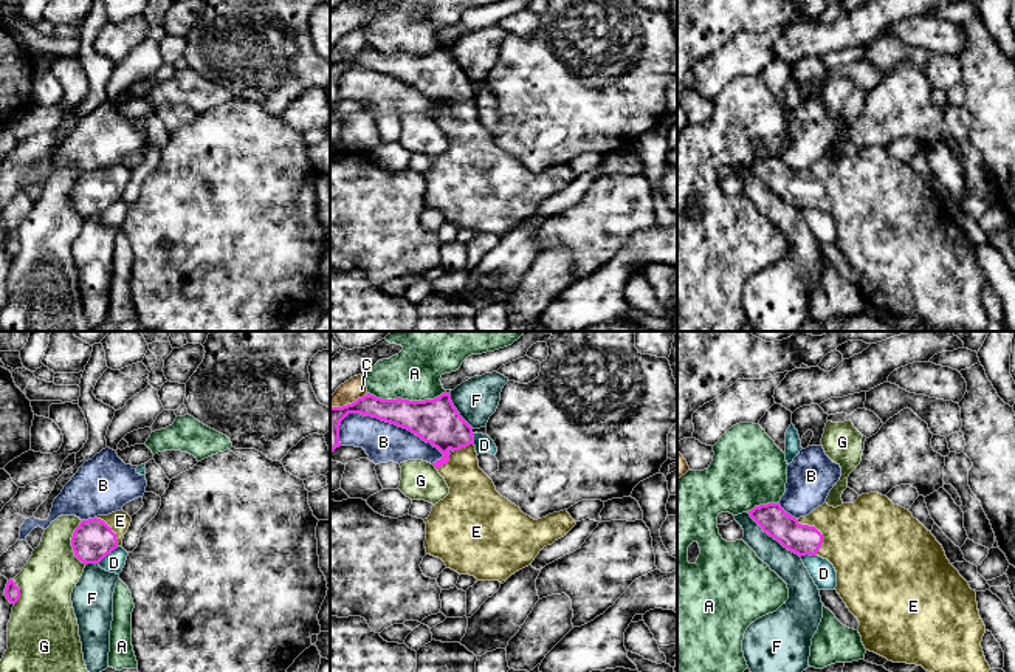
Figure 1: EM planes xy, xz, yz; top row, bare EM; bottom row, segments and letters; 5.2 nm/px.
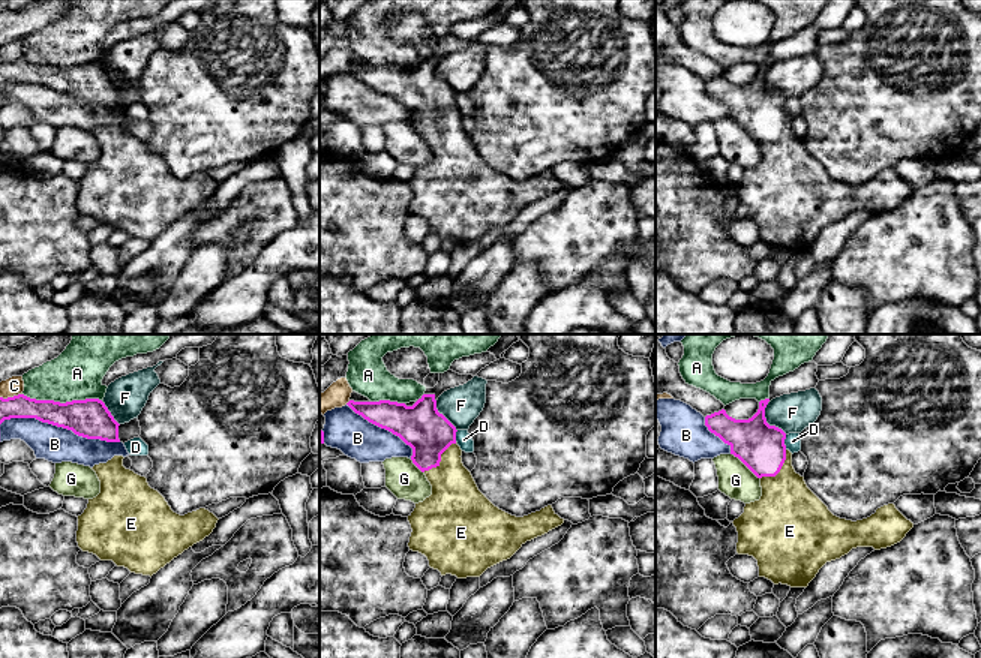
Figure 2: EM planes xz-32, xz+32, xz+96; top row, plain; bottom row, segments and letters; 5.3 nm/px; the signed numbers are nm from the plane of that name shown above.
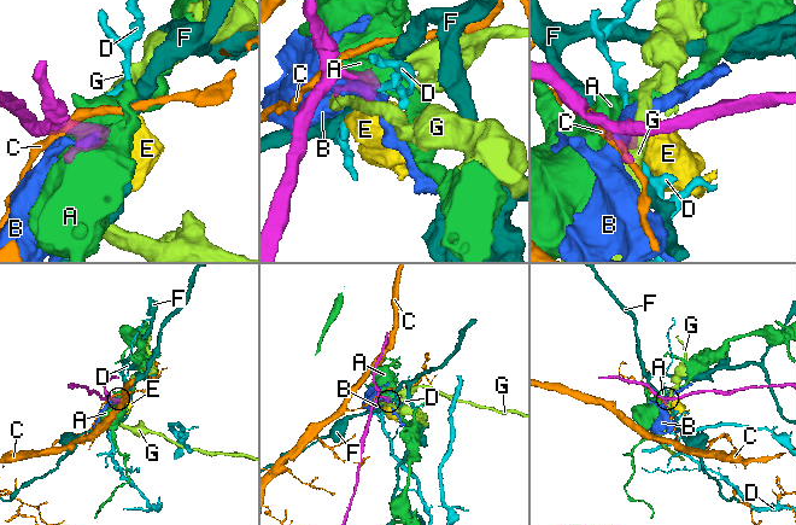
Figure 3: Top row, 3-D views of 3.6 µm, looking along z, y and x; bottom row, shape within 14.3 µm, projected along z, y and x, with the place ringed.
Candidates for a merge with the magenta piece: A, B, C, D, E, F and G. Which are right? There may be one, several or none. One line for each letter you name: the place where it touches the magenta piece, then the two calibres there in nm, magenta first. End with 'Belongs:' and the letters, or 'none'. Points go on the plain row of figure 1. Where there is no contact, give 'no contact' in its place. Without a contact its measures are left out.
E: yz (818, 185) | 160/420 nm
Belongs: E

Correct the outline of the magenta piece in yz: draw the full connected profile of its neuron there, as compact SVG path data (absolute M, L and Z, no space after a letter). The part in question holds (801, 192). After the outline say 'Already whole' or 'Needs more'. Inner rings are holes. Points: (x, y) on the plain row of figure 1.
M879 146L862 147L854 156L843 156L841 159L829 159L823 156L817 163L814 163L809 169L795 172L787 167L779 156L767 156L755 159L748 164L750 170L767 186L770 190L778 194L784 201L789 204L801 209L820 209L827 212L835 225L837 225L837 246L849 262L849 265L857 271L860 276L858 286L862 290L862 296L866 303L874 305L888 314L893 316L907 316L922 319L928 325L941 327L941 328L965 328L969 331L986 331L987 325L990 324L989 316L986 314L981 294L986 286L986 279L979 269L978 255L976 255L976 245L970 242L969 235L959 228L959 225L950 217L945 209L942 198L936 194L936 190L928 184L913 167L894 158L886 149Z. Needs more

